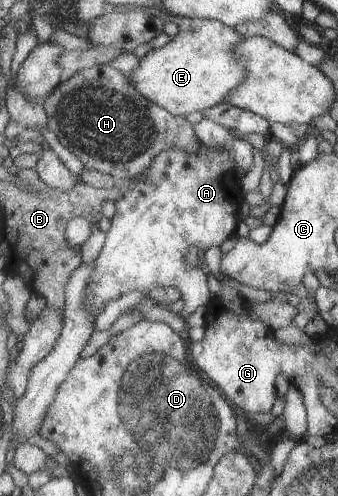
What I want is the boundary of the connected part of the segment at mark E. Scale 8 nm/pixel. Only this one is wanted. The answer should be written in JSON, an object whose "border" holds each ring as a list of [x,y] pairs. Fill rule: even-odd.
{"border":[[[169,17],[179,23],[179,32],[162,48],[151,50],[141,58],[139,67],[128,76],[135,89],[169,113],[185,116],[193,111],[205,111],[227,99],[249,77],[249,69],[243,67],[235,55],[235,47],[243,41],[238,29],[213,19]]]}

